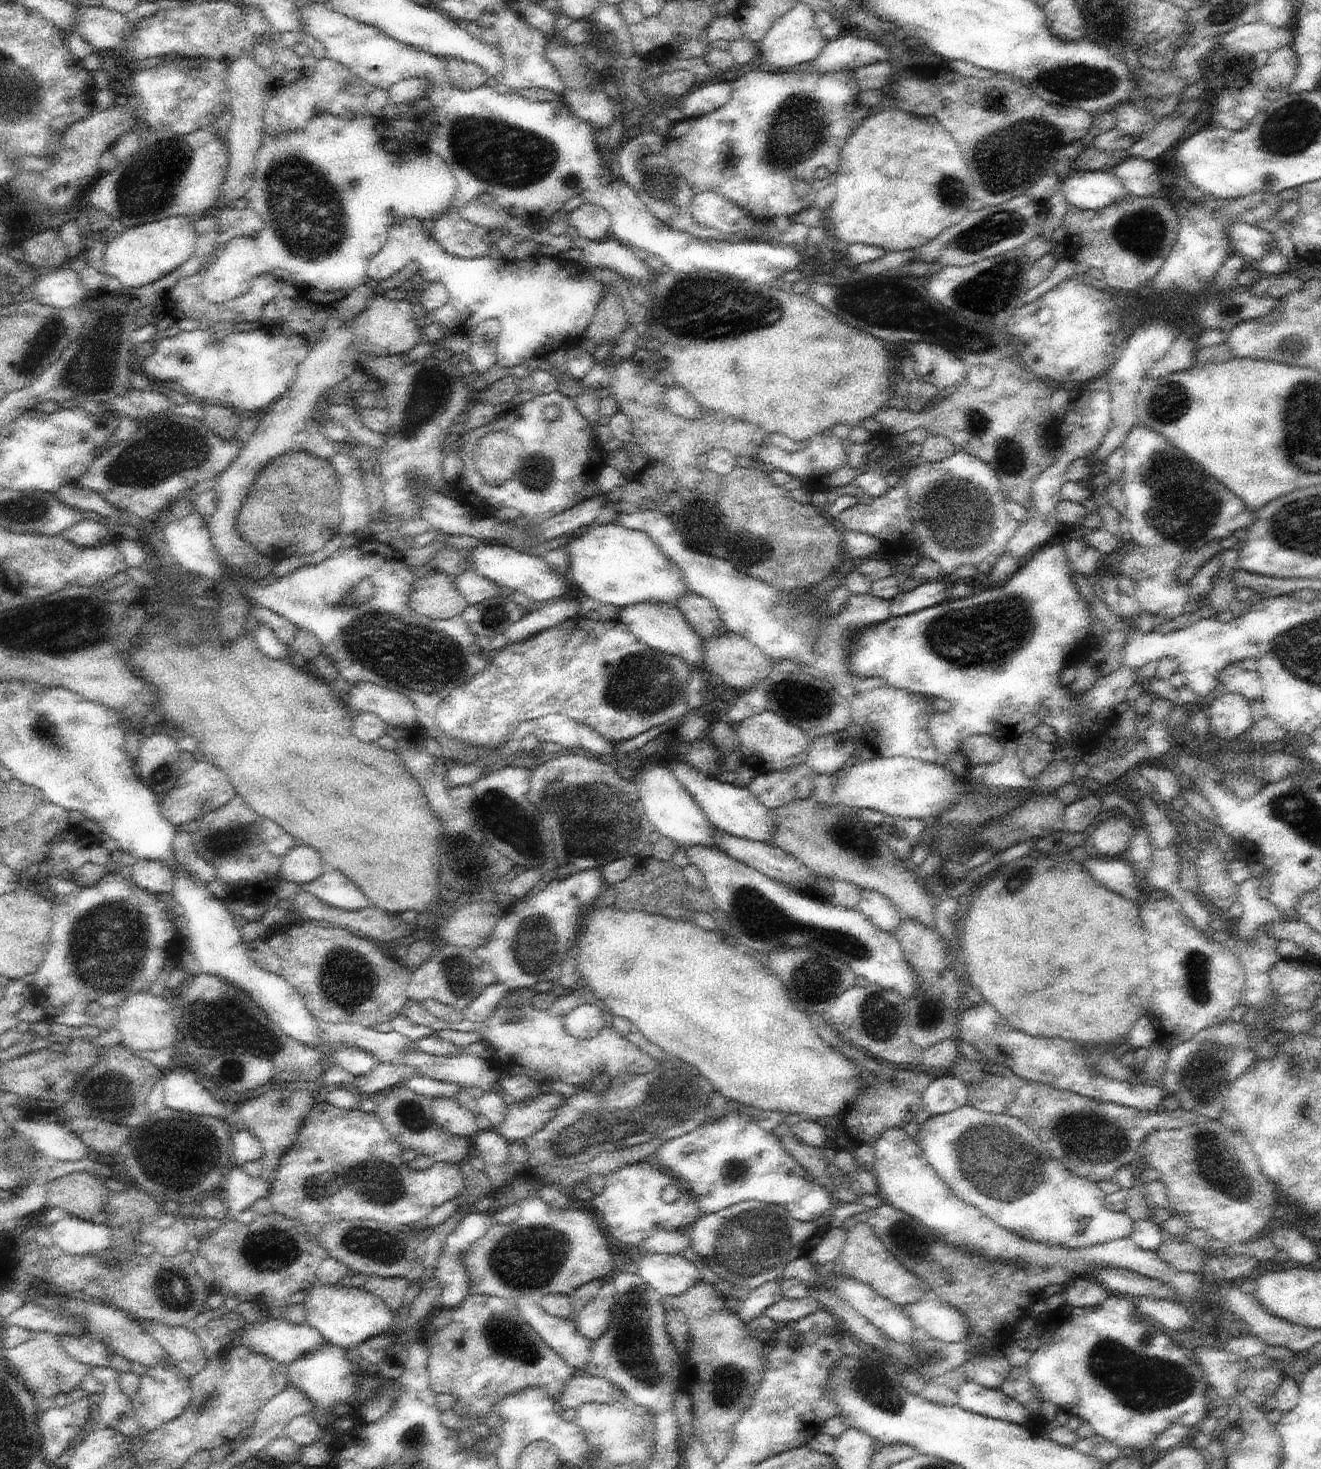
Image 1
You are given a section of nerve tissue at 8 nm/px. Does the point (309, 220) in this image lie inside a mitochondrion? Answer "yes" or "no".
yes

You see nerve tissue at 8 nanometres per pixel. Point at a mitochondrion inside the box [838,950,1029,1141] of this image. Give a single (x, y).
(876, 1011)

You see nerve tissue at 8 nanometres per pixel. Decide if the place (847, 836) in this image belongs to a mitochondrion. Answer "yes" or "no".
yes

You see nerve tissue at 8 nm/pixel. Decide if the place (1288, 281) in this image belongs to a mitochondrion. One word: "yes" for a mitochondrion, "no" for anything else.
no

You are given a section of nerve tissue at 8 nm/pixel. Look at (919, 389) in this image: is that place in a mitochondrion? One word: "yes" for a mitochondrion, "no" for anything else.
no

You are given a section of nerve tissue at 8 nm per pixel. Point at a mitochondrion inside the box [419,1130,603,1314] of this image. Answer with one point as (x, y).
(529, 1259)

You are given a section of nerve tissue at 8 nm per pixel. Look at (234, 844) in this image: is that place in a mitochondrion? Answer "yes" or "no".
yes

